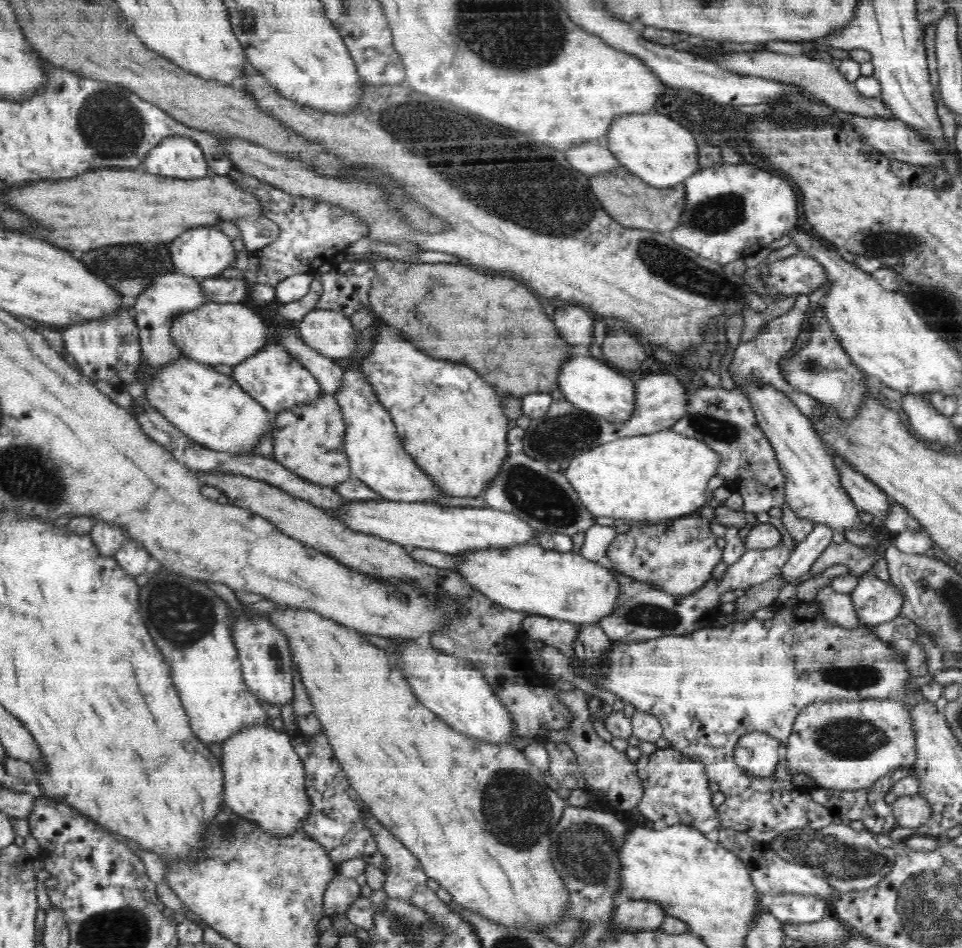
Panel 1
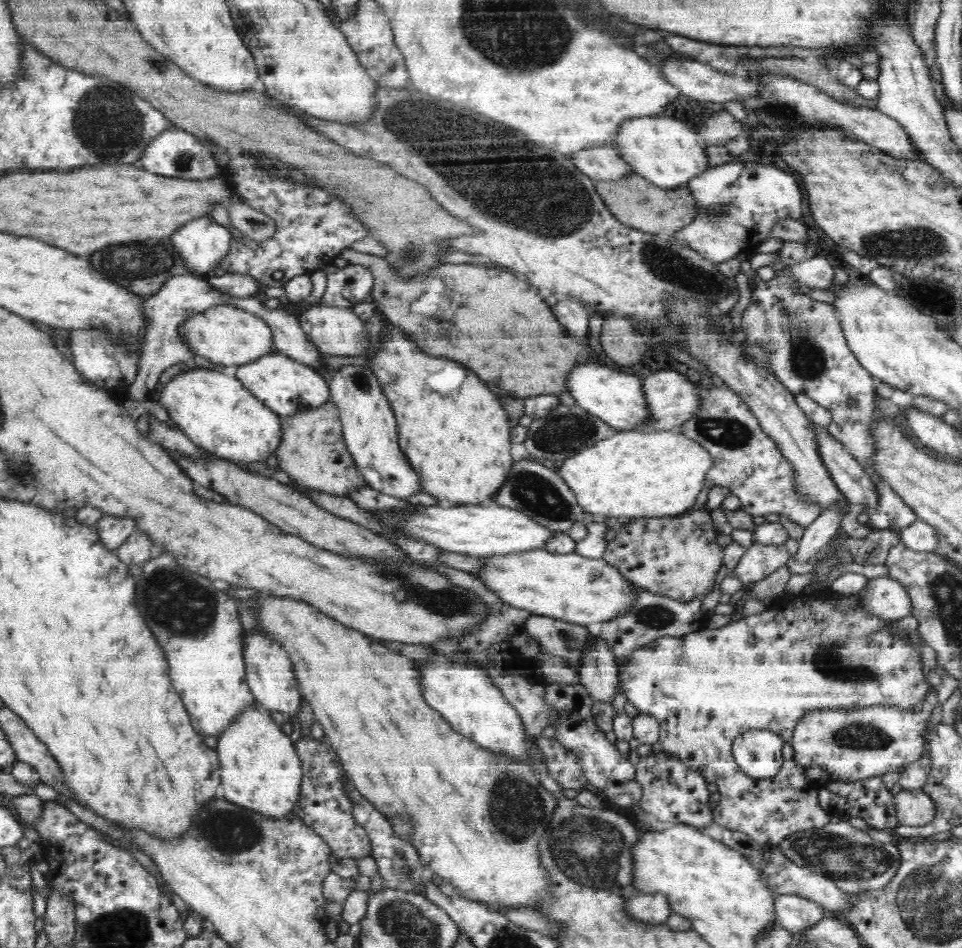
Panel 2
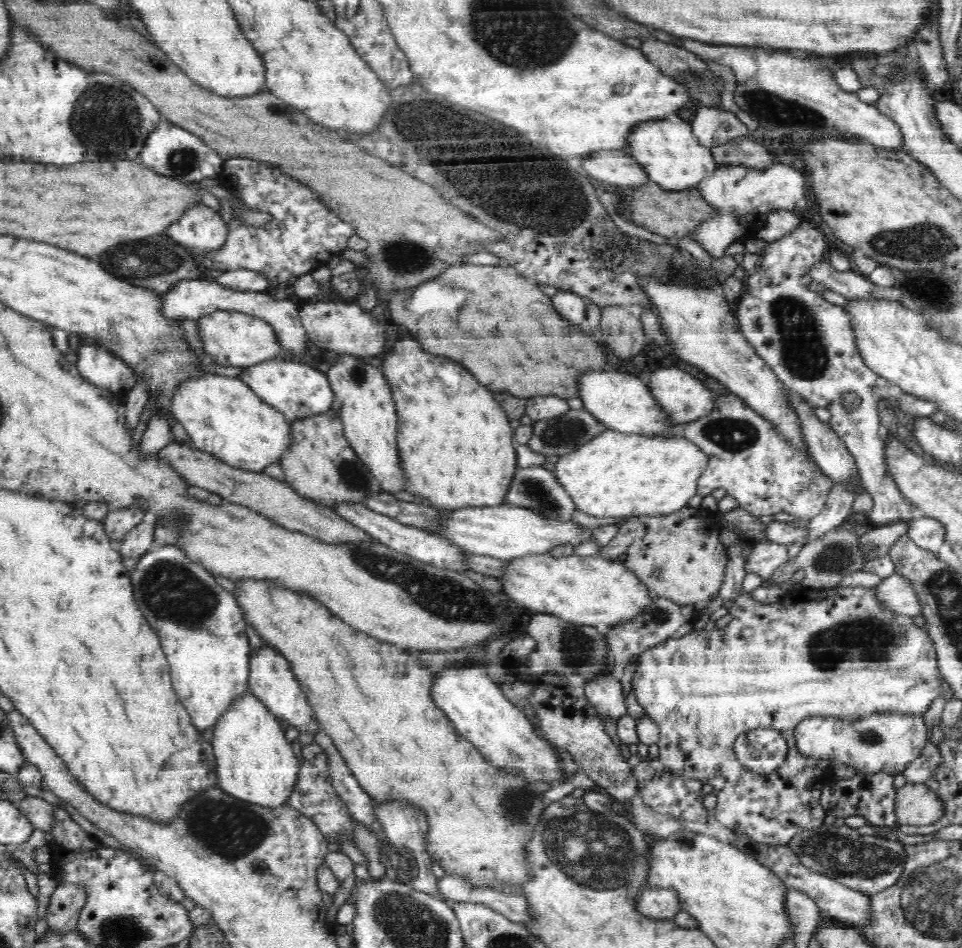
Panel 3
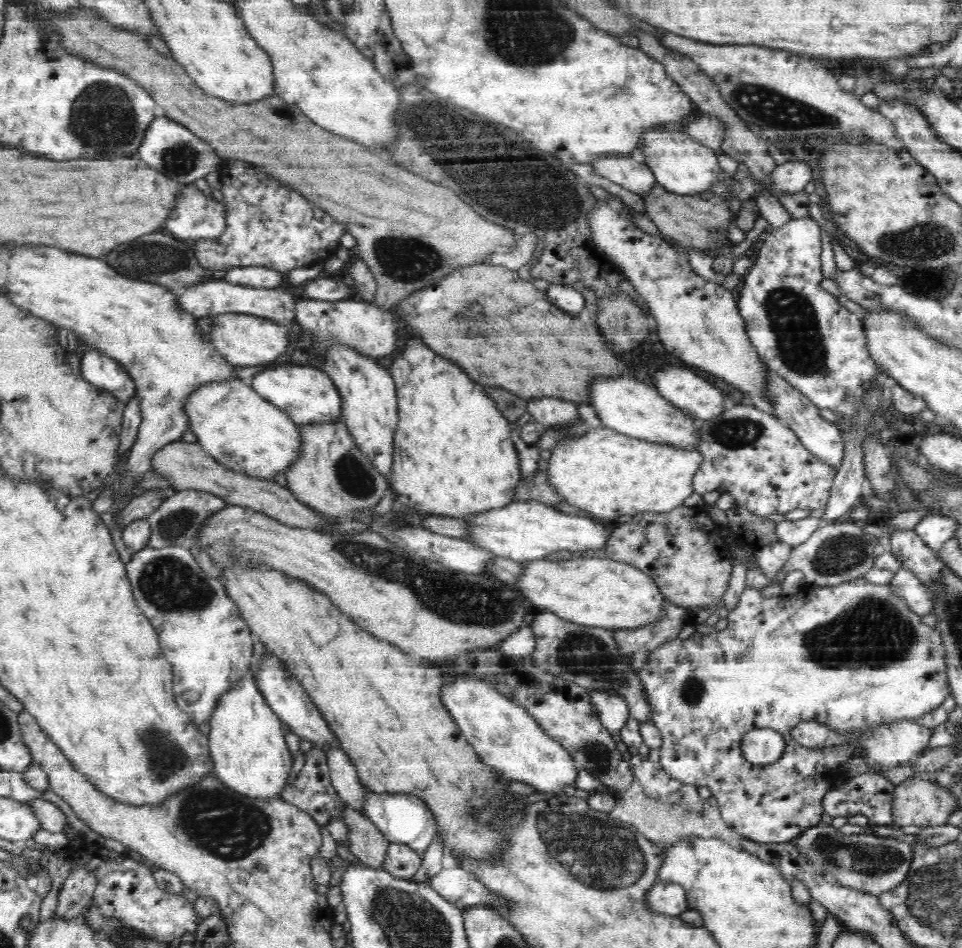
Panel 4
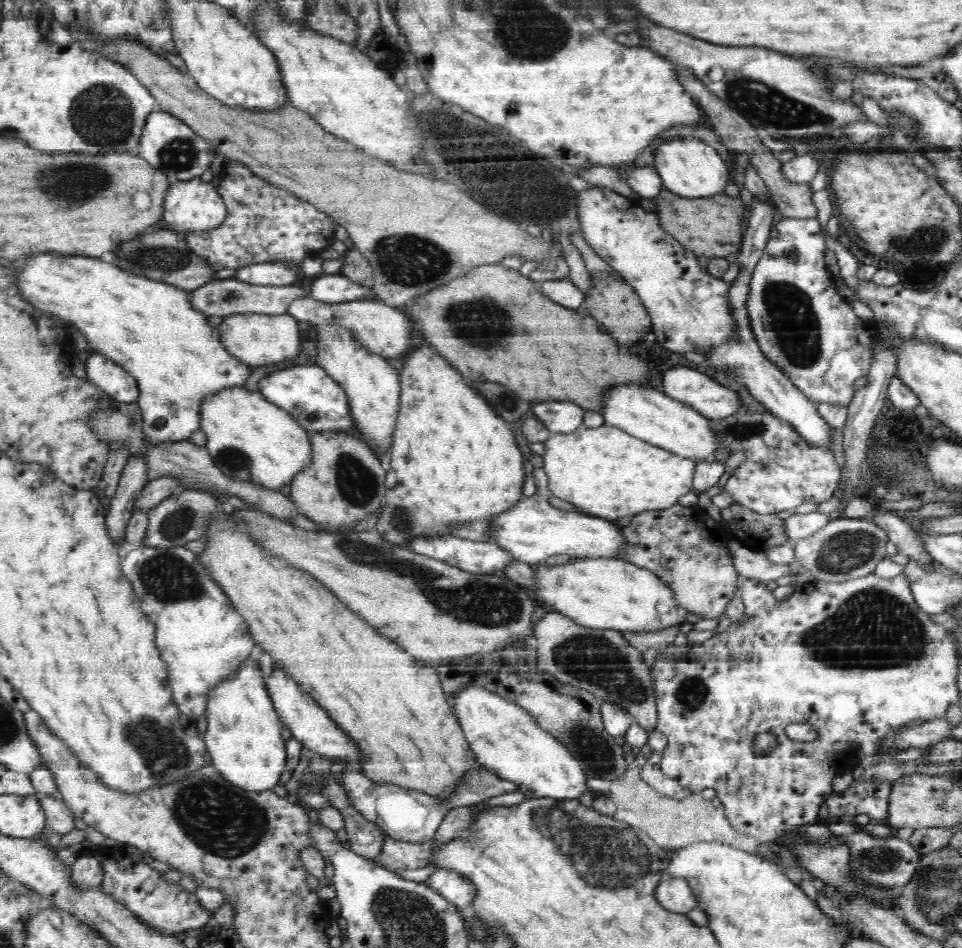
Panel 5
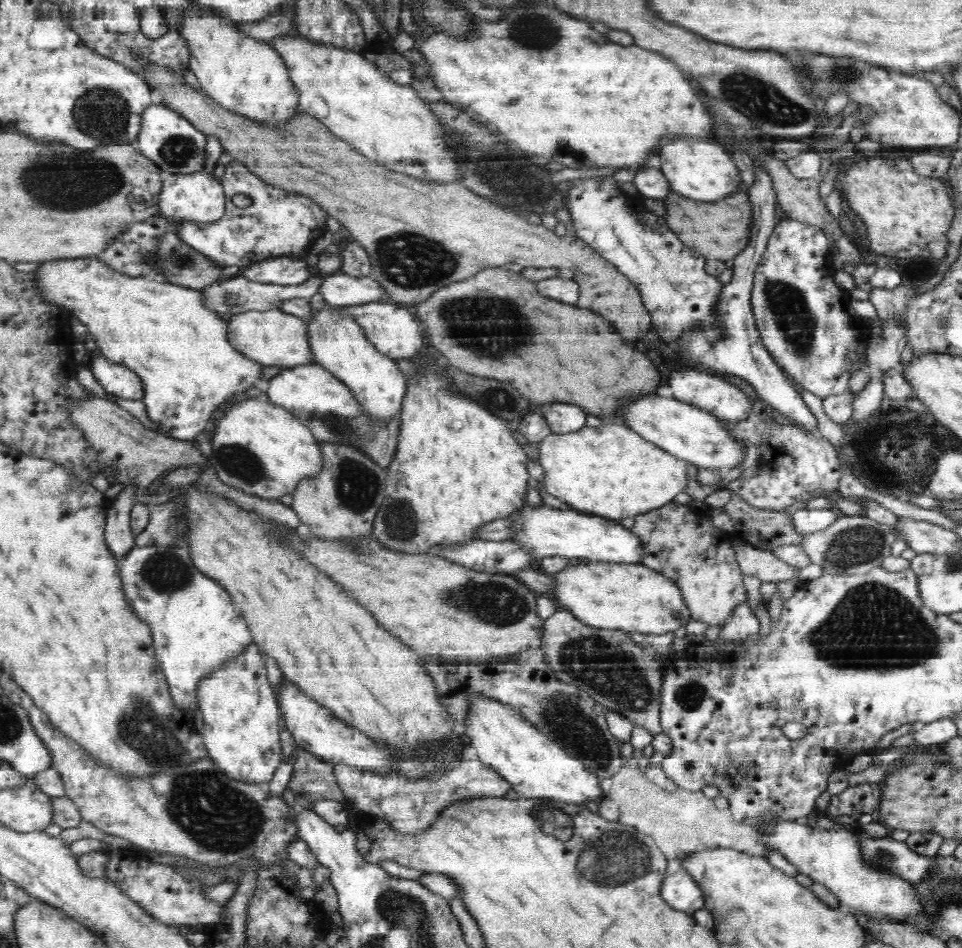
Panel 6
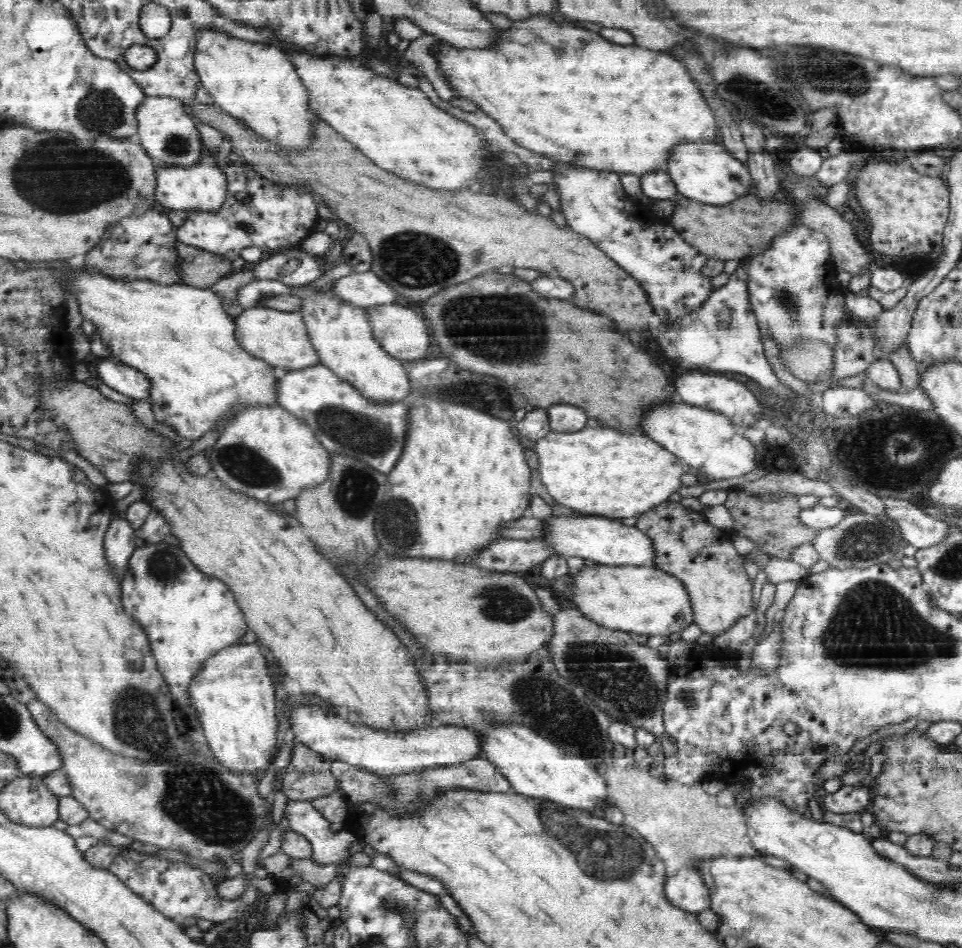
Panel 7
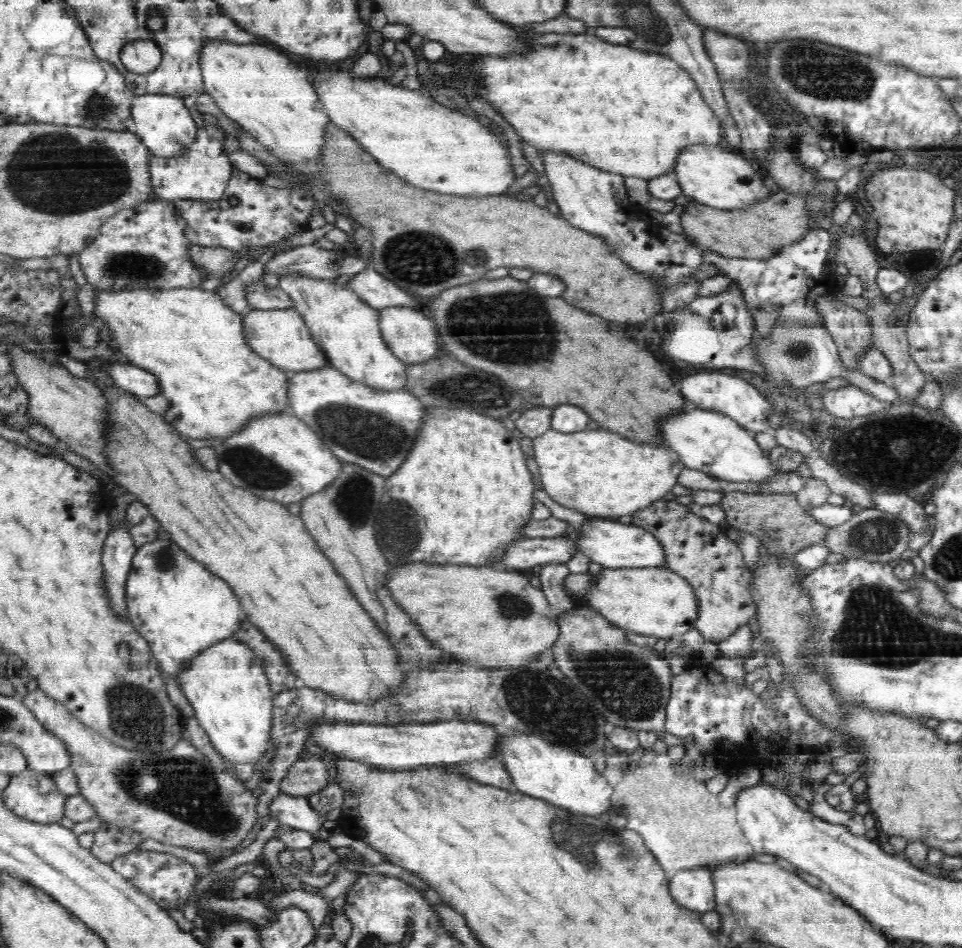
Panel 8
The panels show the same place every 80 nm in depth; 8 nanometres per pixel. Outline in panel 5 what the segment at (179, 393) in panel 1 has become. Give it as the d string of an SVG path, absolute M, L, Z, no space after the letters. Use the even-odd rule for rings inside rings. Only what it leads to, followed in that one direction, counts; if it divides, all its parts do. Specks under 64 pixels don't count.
M240 386L218 392L216 396L210 396L204 400L200 417L199 429L206 434L206 448L217 470L238 481L248 482L254 487L278 493L283 485L290 484L295 474L308 466L309 461L312 460L312 447L307 429L258 391L252 392Z

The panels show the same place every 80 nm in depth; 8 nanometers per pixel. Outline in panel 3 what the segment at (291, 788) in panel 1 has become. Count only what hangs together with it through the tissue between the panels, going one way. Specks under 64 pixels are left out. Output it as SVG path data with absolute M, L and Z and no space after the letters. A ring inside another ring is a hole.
M250 686L237 699L230 701L213 725L213 758L216 759L218 785L224 792L247 800L252 804L275 807L288 803L288 798L294 793L294 785L299 776L299 763L292 743L287 739L278 717L263 703L259 697L250 691Z

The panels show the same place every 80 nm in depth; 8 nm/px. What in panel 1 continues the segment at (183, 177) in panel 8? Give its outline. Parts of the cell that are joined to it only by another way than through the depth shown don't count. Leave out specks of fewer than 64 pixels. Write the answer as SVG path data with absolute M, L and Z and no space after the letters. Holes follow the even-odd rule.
M196 225L186 229L176 236L176 240L171 241L170 254L174 271L188 276L193 276L199 280L216 277L229 267L229 262L233 260L236 252L232 246L232 241L228 236L215 225Z

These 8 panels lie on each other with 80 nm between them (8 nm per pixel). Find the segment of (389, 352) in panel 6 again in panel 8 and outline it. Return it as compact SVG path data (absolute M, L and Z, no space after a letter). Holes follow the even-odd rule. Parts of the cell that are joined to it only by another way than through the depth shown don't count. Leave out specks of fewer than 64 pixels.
M388 307L379 309L379 329L383 336L383 341L389 346L391 351L408 365L423 363L438 354L437 328L422 310L412 307Z

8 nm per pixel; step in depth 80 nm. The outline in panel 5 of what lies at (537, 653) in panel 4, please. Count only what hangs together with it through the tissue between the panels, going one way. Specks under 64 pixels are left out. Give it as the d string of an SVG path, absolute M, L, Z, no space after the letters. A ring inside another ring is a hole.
M549 611L535 626L534 647L539 667L560 682L586 690L600 701L620 705L646 730L656 730L658 711L652 664L641 659L638 648L624 638L623 632L588 629L563 613Z

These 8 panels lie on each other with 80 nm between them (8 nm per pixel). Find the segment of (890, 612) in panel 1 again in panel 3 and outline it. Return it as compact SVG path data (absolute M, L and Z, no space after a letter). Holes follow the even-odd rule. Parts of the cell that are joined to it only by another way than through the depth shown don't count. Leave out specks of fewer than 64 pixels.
M894 573L888 576L875 588L878 599L895 612L906 613L912 617L922 614L922 601L919 600L914 583L903 574Z

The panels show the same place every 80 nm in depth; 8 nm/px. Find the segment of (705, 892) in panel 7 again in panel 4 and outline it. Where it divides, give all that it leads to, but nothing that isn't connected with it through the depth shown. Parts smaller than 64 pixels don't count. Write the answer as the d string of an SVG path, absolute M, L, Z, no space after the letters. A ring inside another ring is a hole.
M656 880L647 896L647 902L647 907L652 908L652 912L668 916L679 916L690 908L683 885L675 882L664 883Z

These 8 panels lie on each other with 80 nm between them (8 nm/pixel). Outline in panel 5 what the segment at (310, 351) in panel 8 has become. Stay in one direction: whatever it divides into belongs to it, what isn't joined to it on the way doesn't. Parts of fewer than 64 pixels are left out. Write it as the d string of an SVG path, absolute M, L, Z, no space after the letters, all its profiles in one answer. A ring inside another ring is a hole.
M250 312L243 315L222 317L220 337L227 351L239 360L257 367L296 358L300 348L301 324L288 313L256 314Z

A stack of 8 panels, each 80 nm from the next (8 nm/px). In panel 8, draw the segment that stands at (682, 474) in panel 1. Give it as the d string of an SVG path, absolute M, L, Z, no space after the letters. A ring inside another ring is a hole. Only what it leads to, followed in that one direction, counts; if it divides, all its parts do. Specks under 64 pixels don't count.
M550 428L533 439L533 457L538 464L542 487L546 494L559 505L574 509L587 518L616 519L649 508L672 491L680 472L686 468L676 452L667 446L632 442L602 428L571 433Z

